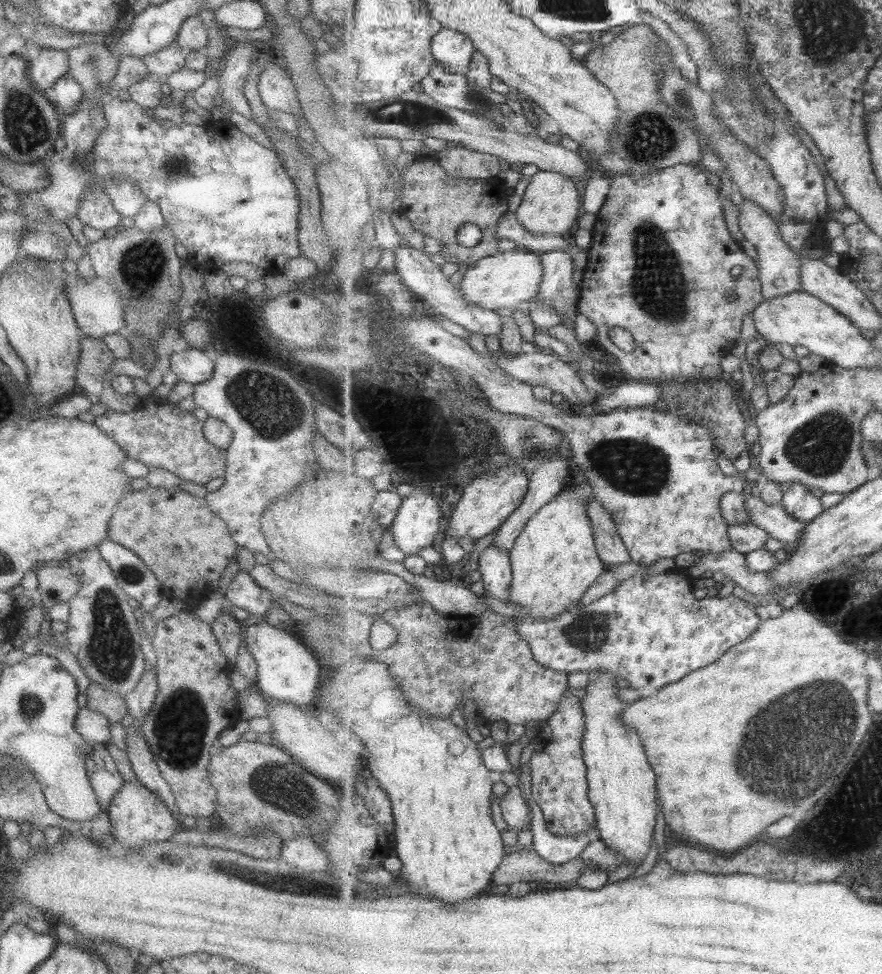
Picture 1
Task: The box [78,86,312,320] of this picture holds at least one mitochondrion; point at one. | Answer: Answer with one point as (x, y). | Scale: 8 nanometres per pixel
(179, 165)

